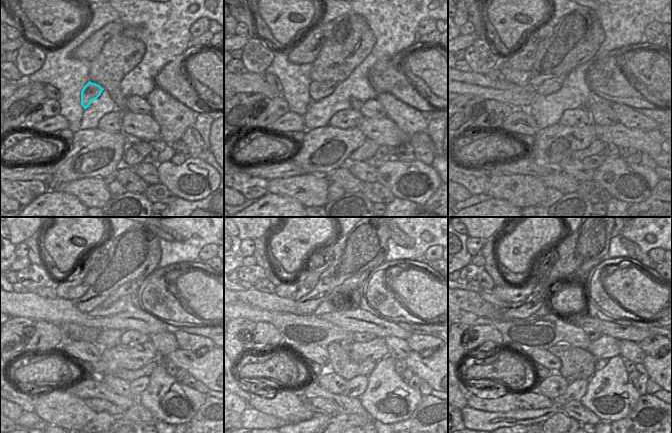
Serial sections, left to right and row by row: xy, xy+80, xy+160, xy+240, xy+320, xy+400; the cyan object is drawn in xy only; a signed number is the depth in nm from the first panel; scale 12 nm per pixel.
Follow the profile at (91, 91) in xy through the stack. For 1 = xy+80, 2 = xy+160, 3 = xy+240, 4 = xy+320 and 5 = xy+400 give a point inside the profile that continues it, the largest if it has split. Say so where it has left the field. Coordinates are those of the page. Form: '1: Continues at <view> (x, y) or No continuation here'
1: Continues at xy+80 (317, 90)
2: Continues at xy+160 (549, 86)
3: Continues at xy+240 (128, 288)
4: Continues at xy+320 (354, 283)
5: Continues at xy+400 (583, 272)

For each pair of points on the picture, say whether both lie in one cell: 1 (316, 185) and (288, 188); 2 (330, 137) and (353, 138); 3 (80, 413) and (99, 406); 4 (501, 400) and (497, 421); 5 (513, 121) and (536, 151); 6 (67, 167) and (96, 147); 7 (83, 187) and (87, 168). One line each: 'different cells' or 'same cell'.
1: same cell
2: same cell
3: different cells
4: different cells
5: different cells
6: same cell
7: different cells

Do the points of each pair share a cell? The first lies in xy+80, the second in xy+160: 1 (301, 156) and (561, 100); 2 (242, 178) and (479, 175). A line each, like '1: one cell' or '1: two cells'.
1: two cells
2: one cell

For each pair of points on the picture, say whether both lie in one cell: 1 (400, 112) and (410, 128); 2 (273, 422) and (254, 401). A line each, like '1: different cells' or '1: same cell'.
1: same cell
2: different cells

